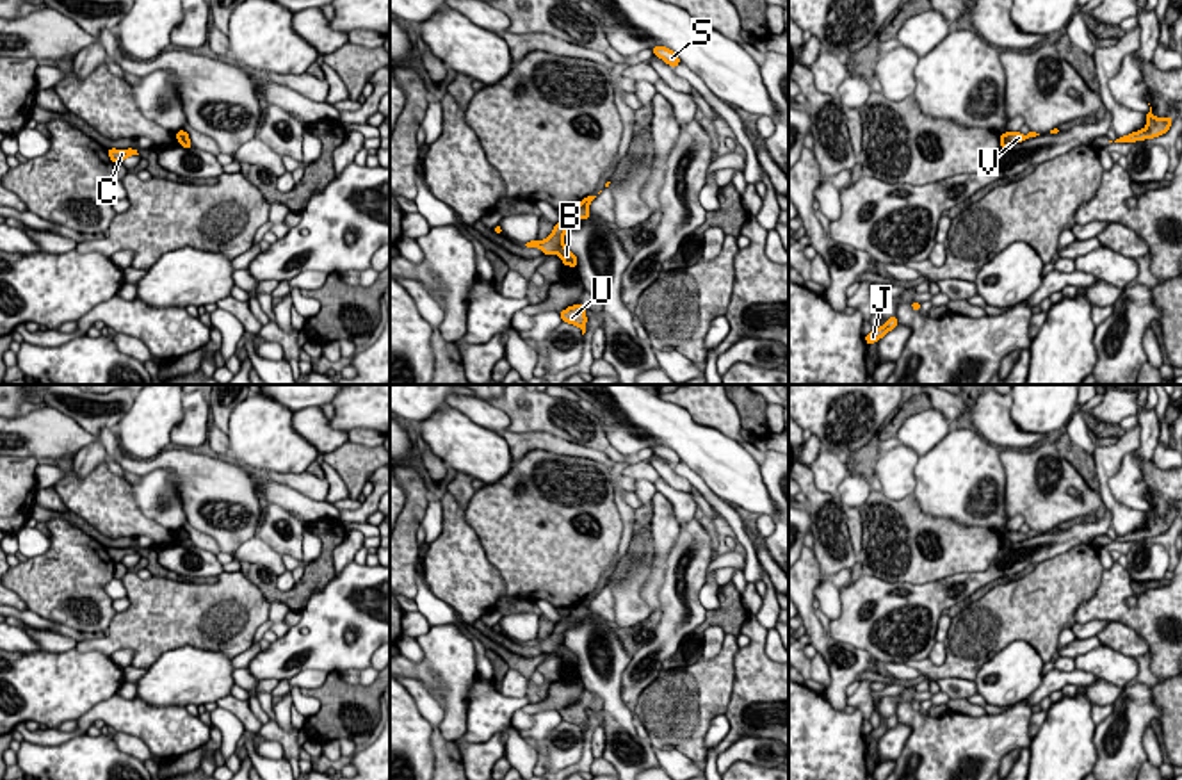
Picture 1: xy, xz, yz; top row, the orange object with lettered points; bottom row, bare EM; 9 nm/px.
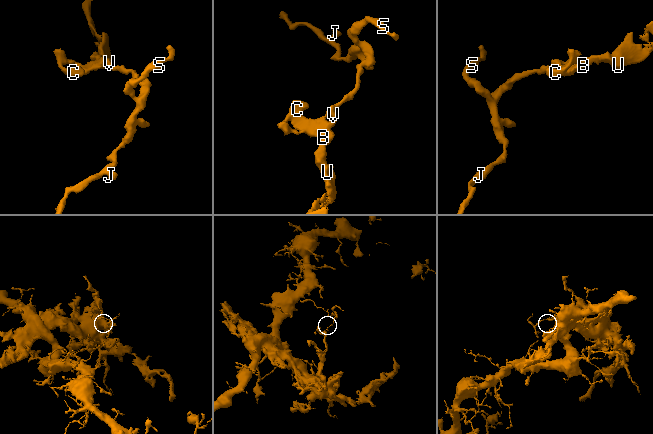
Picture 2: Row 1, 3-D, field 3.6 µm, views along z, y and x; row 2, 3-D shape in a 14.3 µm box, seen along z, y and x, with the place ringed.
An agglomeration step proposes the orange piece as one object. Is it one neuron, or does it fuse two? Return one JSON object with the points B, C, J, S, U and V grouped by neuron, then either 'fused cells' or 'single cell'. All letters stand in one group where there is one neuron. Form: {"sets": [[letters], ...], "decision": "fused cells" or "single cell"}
{"sets": [["B", "C", "U", "V"], ["J", "S"]], "decision": "fused cells"}

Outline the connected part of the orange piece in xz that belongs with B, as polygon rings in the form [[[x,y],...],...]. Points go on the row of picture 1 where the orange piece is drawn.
[[[582,205],[571,208],[571,214],[566,221],[554,224],[554,232],[545,240],[529,240],[527,248],[539,248],[543,255],[557,253],[564,265],[577,267],[577,256],[564,246],[564,233],[573,226],[571,217],[589,219],[589,210]]]

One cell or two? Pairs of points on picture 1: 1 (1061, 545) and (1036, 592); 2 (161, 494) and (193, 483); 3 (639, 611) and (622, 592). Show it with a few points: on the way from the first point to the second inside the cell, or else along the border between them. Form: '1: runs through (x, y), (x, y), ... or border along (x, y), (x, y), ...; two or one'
1: border along (1090, 544), (1070, 547), (1035, 567); two
2: border along (141, 474), (166, 471), (187, 520); two
3: runs through (634, 606), (627, 597); one

